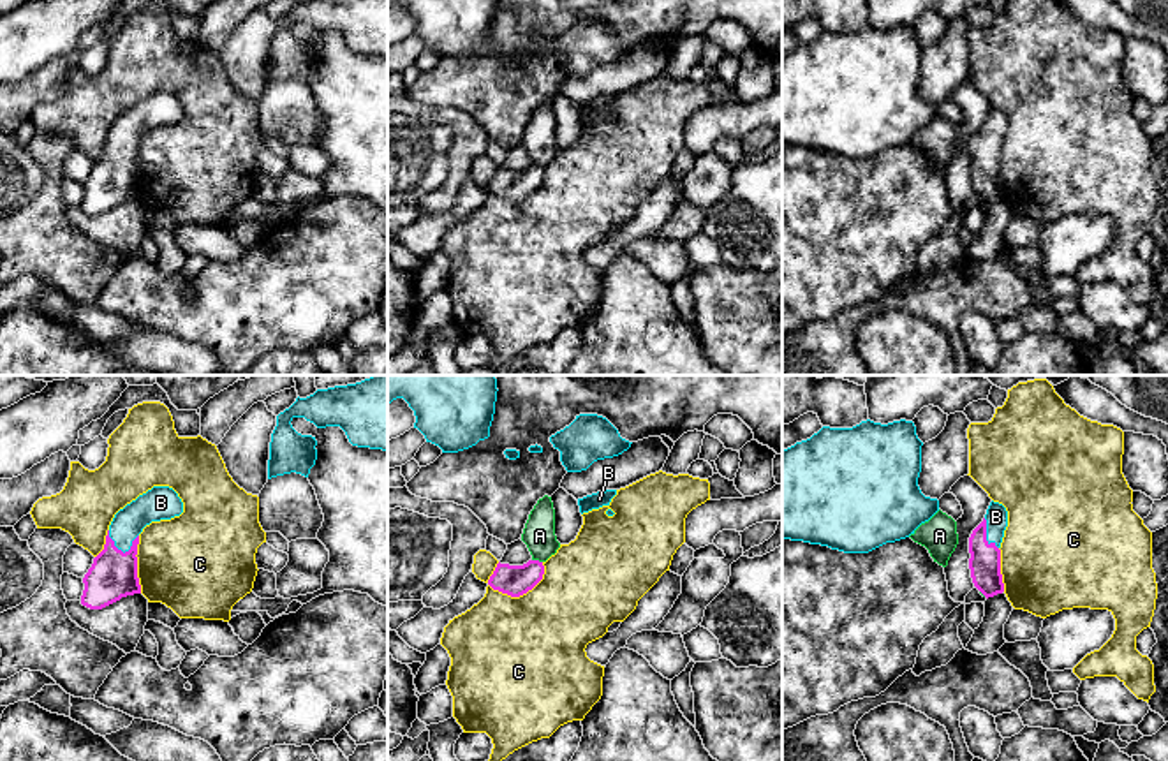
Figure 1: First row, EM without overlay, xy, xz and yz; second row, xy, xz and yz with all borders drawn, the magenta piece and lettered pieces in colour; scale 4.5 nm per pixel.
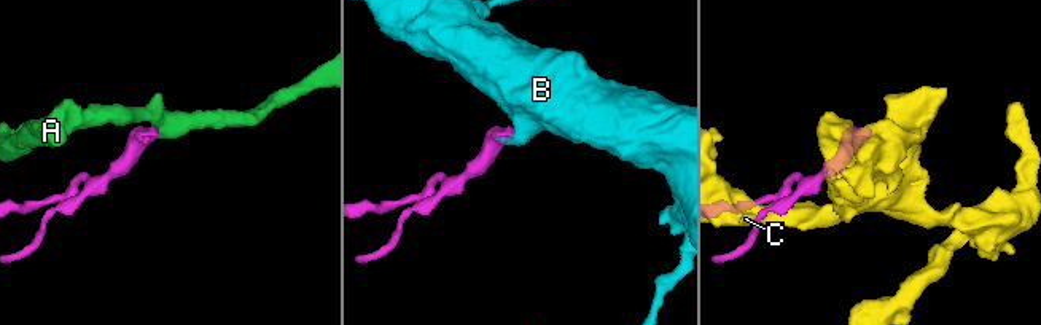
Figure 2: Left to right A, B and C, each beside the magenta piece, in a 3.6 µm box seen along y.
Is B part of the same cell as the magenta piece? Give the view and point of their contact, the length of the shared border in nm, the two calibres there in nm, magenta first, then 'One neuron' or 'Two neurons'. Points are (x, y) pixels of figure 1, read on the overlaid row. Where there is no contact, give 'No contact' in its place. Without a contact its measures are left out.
Touches magenta at xy (120, 550). Shared border 150 nm. Thickness 220 nm (magenta) against 140 nm. One neuron

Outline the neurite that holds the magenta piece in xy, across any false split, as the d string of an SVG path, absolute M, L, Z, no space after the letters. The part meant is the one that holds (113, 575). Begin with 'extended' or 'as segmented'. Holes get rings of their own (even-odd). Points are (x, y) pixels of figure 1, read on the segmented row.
extended; M153 486L120 509L107 530L104 550L83 578L81 604L102 610L122 597L141 594L137 578L139 534L152 521L183 513L183 502L169 486Z

